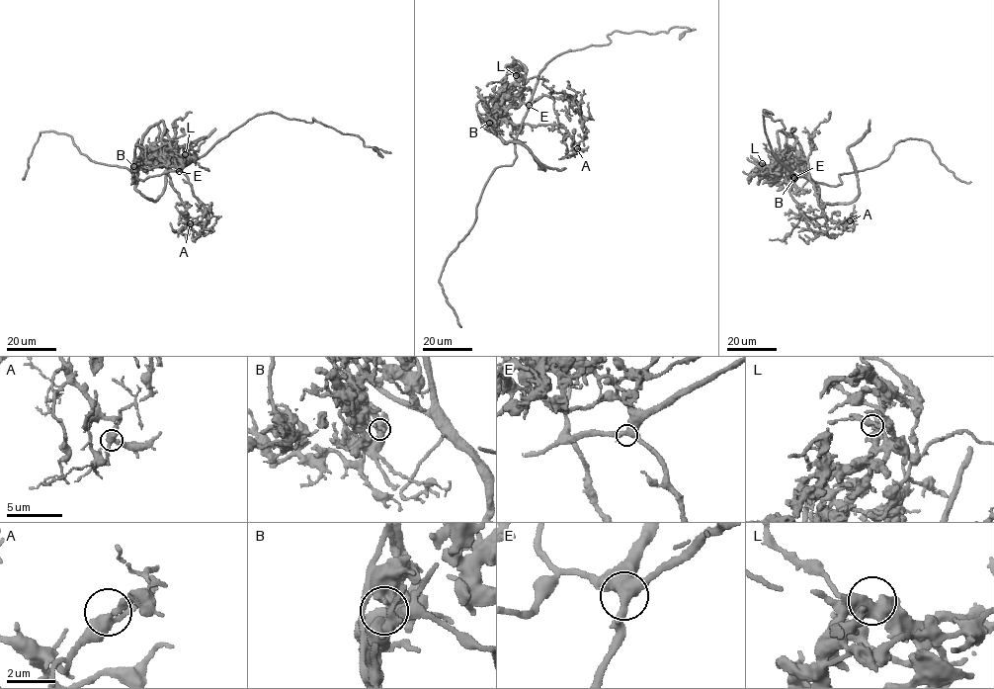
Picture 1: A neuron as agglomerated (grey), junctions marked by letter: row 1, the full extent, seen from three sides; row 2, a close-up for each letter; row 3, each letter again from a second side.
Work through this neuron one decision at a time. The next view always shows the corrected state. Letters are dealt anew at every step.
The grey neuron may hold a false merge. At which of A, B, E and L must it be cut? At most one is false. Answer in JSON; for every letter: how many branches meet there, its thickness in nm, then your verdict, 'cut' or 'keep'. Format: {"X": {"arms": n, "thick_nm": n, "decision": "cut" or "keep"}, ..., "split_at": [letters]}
{"A": {"arms": 3, "thick_nm": 360, "decision": "keep"}, "B": {"arms": 3, "thick_nm": 360, "decision": "cut"}, "E": {"arms": 3, "thick_nm": 400, "decision": "keep"}, "L": {"arms": 3, "thick_nm": 360, "decision": "keep"}, "split_at": ["B"]}

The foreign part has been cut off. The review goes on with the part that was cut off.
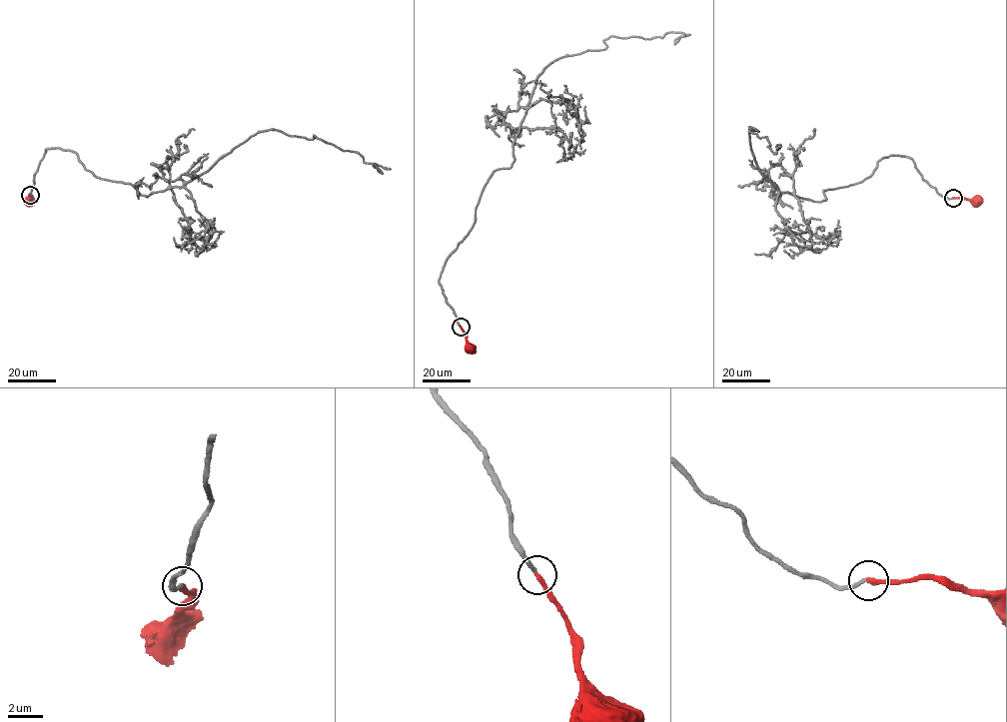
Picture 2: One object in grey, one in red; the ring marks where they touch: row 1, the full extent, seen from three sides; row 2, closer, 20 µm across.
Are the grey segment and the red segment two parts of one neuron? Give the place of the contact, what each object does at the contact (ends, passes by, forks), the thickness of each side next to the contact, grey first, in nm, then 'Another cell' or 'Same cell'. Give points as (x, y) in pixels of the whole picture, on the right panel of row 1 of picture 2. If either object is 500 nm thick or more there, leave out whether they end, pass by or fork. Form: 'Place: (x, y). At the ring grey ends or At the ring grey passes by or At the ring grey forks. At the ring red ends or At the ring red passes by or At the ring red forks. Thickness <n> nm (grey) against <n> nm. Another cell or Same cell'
Place: (953, 198). At the ring grey ends. At the ring red ends. Thickness 220 nm (grey) against 280 nm. Same cell

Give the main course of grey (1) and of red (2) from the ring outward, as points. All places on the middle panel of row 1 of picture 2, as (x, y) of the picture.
1: (461, 327), (439, 279), (489, 177), (511, 166), (544, 69), (611, 36), (690, 35)
2: (461, 327), (466, 336), (467, 350), (470, 350)

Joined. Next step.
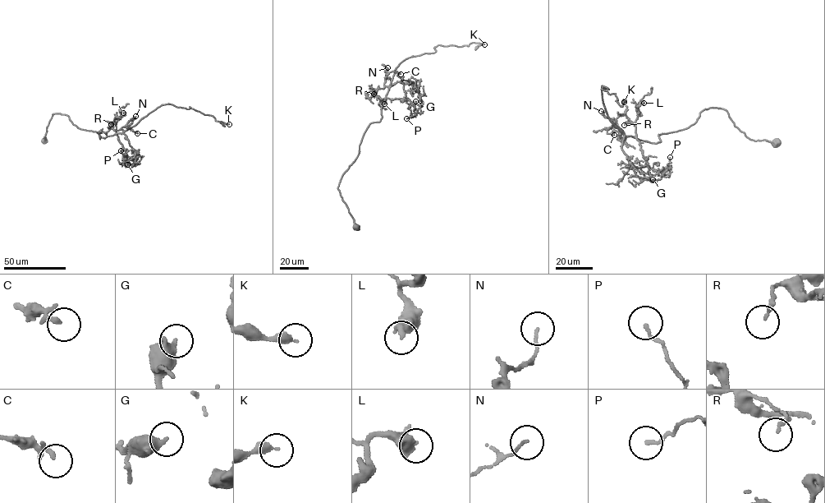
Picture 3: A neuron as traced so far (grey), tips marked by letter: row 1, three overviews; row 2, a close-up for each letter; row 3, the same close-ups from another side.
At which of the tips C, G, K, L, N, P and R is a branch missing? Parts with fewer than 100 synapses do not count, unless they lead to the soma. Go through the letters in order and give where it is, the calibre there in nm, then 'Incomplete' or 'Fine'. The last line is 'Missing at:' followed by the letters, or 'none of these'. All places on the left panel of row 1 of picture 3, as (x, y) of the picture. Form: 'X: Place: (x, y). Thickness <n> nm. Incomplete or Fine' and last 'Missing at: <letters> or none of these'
C: Place: (137, 133). Thickness 140 nm. Fine
G: Place: (127, 164). Thickness 440 nm. Fine
K: Place: (229, 124). Thickness 320 nm. Fine
L: Place: (123, 113). Thickness 550 nm. Fine
N: Place: (135, 116). Thickness 100 nm. Fine
P: Place: (121, 150). Thickness 140 nm. Fine
R: Place: (111, 124). Thickness 150 nm. Fine
Missing at: none of these

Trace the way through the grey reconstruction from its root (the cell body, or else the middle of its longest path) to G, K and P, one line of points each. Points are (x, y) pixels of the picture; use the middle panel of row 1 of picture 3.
G: (356, 228), (337, 188), (341, 177), (368, 126), (380, 121), (385, 99), (408, 99), (414, 111), (415, 101)
K: (356, 228), (337, 186), (367, 127), (380, 121), (396, 68), (438, 45), (484, 44)
P: (356, 228), (337, 188), (341, 177), (357, 157), (368, 126), (380, 121), (385, 99), (410, 100), (406, 118)

